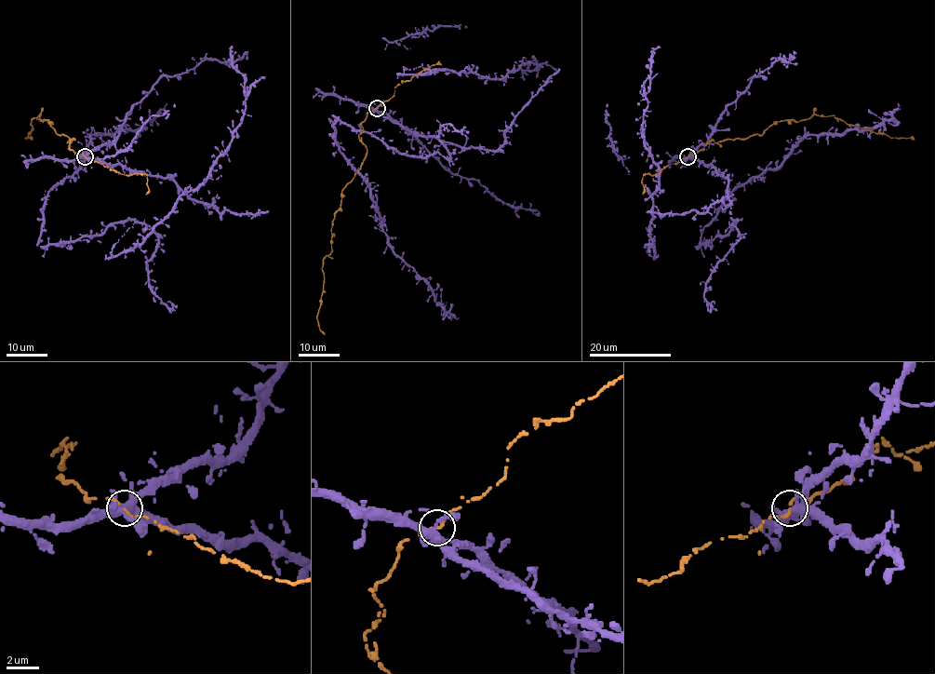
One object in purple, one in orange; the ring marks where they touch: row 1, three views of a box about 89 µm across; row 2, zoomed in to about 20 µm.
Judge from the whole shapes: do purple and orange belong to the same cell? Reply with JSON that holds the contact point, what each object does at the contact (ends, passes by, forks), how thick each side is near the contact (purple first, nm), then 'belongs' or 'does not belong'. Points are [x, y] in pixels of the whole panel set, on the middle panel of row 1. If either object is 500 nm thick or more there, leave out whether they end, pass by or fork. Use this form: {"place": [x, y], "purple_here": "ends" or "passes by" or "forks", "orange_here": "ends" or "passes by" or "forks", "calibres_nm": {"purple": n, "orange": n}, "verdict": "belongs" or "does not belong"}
{"place": [377, 108], "purple_here": "forks", "orange_here": "ends", "calibres_nm": {"purple": 360, "orange": 240}, "verdict": "belongs"}

